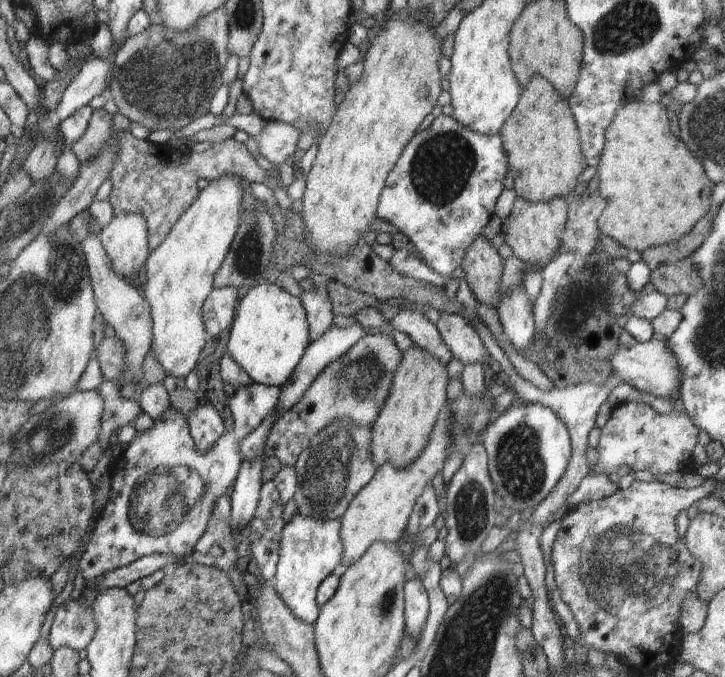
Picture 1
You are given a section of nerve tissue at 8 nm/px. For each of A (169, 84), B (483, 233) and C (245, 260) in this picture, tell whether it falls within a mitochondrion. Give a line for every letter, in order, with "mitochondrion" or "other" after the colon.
A: mitochondrion
B: other
C: mitochondrion

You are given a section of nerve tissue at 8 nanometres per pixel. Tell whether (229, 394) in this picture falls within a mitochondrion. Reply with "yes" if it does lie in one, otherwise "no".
no

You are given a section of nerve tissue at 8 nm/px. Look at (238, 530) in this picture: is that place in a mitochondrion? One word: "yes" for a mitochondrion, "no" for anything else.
no

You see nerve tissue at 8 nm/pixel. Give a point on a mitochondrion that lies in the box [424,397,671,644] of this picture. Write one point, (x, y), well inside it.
(519, 464)

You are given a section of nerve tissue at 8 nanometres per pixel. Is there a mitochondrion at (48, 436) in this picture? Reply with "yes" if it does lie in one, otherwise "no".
yes

